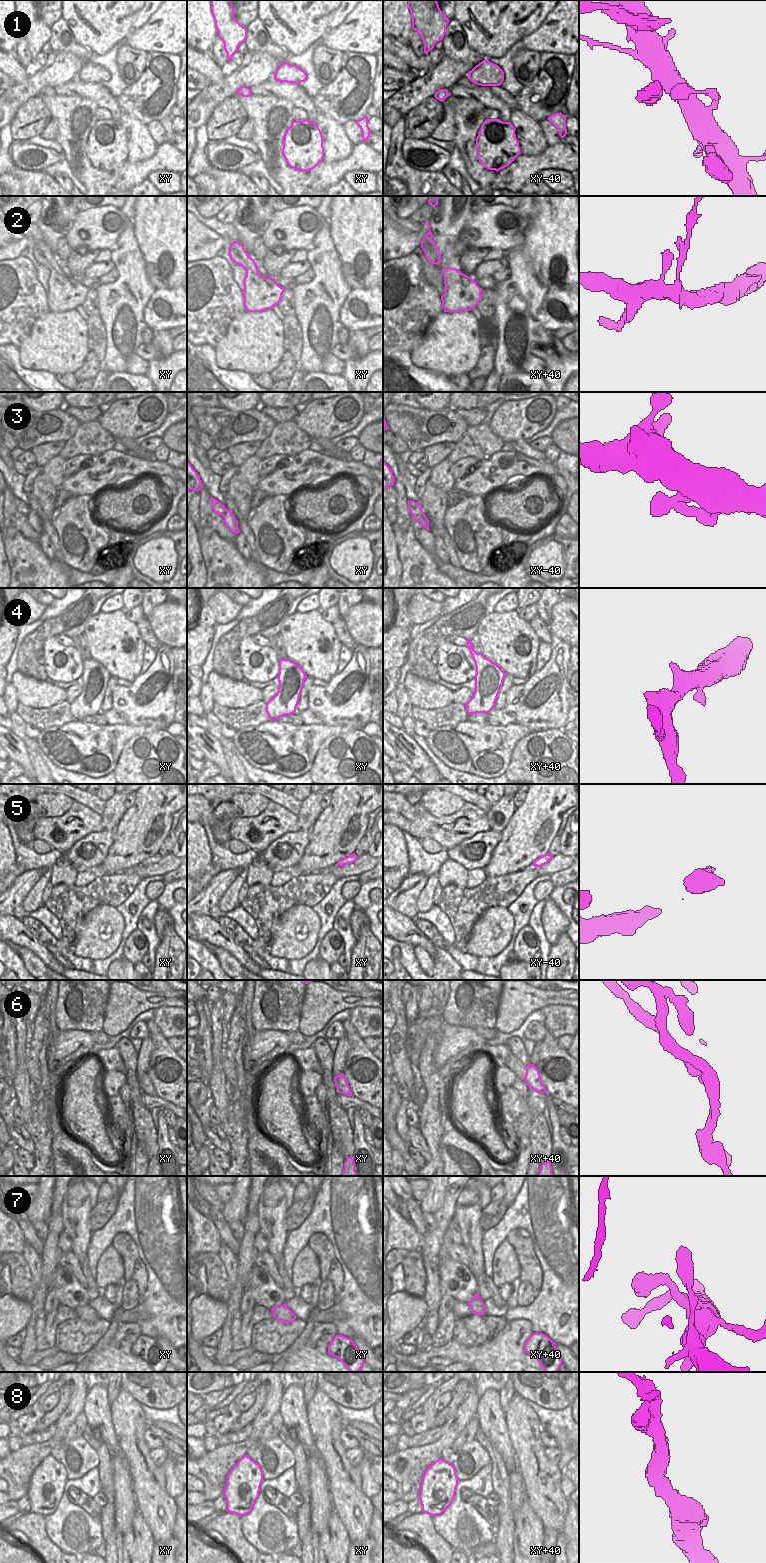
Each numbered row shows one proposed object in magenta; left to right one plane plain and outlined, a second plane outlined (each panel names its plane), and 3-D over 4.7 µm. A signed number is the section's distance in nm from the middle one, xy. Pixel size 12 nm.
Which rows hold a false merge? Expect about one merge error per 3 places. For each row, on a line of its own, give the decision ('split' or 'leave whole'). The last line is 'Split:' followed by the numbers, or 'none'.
1: leave whole
2: split
3: leave whole
4: leave whole
5: leave whole
6: split
7: leave whole
8: leave whole
Split: 2, 6

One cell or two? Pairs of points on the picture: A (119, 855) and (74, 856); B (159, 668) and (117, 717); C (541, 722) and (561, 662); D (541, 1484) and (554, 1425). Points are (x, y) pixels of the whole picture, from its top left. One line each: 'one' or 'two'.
A: two
B: two
C: one
D: two

